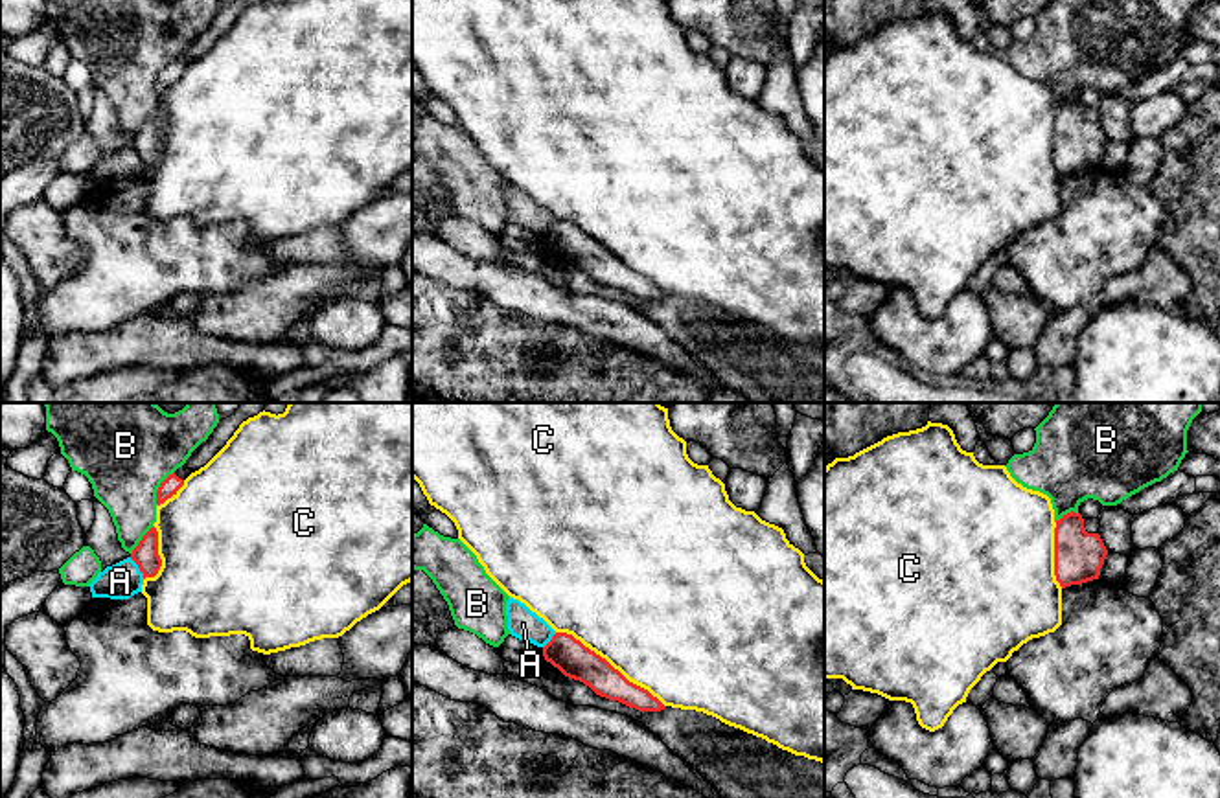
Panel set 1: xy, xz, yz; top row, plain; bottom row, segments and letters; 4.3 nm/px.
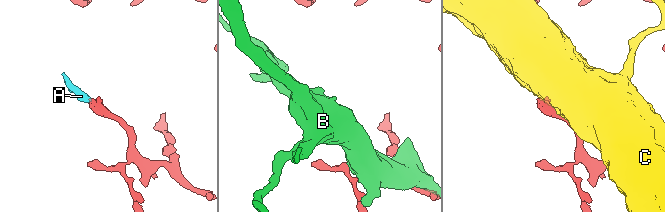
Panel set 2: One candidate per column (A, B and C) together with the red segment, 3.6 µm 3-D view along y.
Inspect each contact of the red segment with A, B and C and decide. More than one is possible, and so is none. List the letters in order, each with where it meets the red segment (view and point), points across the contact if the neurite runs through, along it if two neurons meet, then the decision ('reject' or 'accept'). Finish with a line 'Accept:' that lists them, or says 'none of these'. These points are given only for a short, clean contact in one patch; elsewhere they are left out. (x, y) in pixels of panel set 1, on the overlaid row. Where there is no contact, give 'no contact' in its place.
A: xy (138, 567) | along xy (129, 558), (144, 578) | reject
B: xy (159, 488) | reject
C: xz (610, 664) | reject
Accept: none of these

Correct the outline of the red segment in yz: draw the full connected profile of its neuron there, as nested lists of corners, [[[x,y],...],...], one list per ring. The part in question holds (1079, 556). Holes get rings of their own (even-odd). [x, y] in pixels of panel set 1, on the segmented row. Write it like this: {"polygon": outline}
{"polygon": [[[1067,513],[1054,528],[1054,576],[1062,588],[1099,579],[1108,550],[1099,533],[1088,533],[1080,513]]]}

